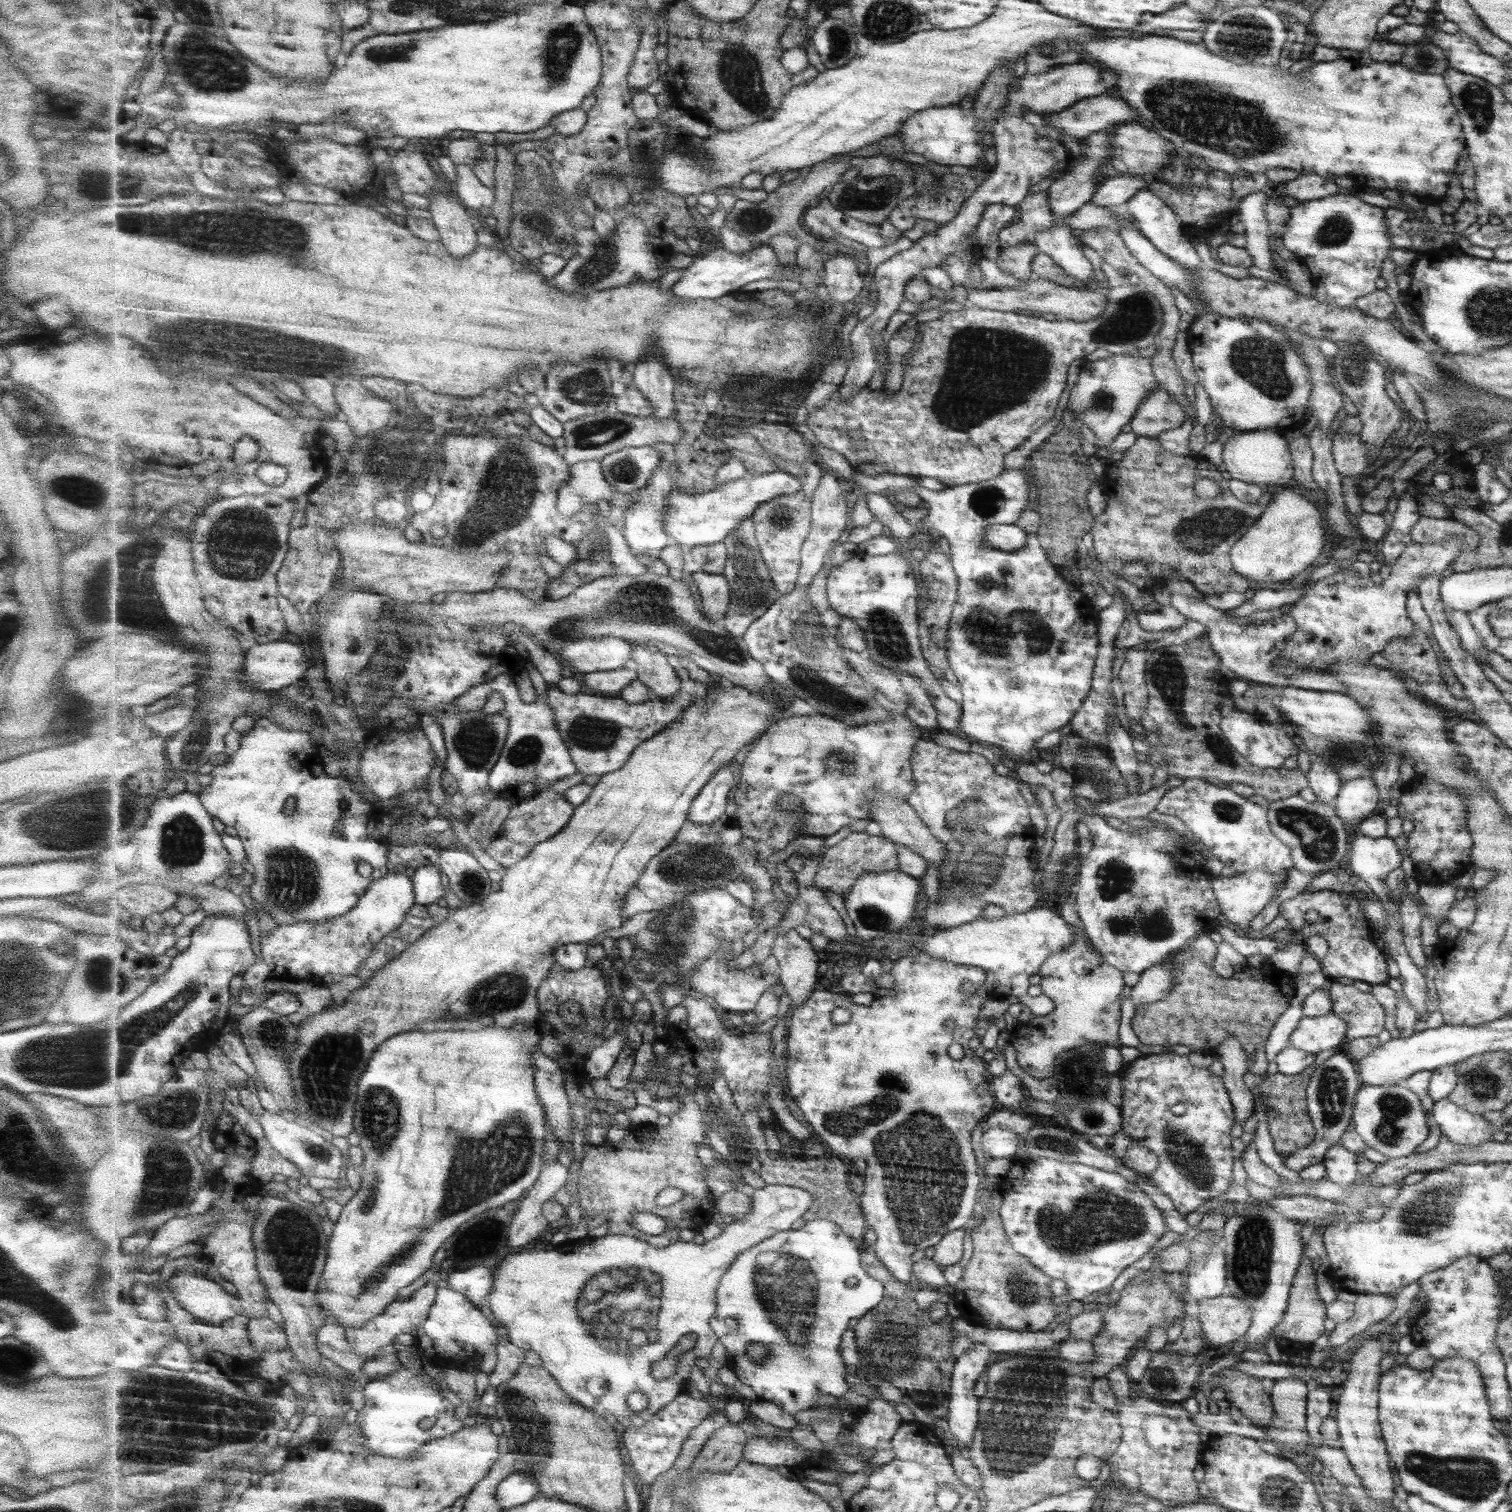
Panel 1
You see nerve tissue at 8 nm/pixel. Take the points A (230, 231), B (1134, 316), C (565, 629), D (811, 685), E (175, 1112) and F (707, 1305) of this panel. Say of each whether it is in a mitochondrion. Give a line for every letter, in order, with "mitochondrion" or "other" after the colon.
A: mitochondrion
B: mitochondrion
C: mitochondrion
D: mitochondrion
E: mitochondrion
F: other

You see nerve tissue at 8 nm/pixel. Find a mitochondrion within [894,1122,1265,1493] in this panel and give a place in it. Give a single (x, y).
(1017, 1430)

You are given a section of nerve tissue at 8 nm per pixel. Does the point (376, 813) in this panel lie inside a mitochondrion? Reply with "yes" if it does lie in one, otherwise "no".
no

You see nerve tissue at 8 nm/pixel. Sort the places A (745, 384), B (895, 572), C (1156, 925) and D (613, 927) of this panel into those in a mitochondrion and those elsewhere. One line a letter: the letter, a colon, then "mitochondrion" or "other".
A: mitochondrion
B: other
C: mitochondrion
D: other

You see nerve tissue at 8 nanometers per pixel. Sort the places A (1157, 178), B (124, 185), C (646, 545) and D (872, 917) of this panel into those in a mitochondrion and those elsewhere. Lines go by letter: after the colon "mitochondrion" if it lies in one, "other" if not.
A: other
B: mitochondrion
C: other
D: mitochondrion

